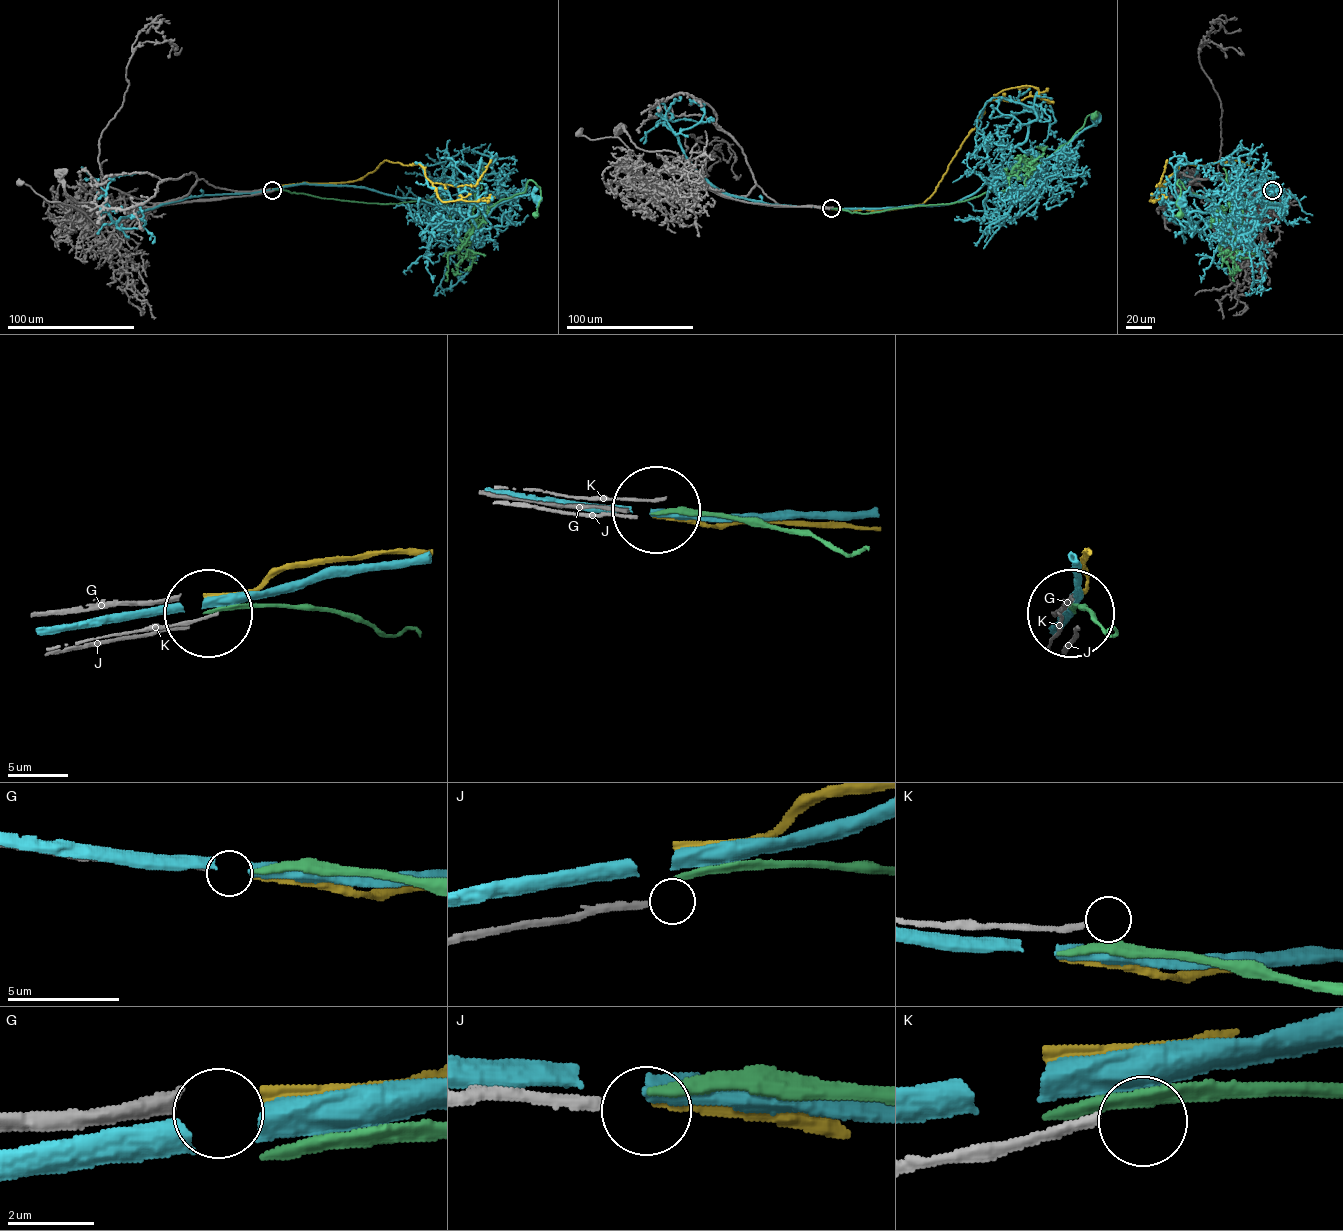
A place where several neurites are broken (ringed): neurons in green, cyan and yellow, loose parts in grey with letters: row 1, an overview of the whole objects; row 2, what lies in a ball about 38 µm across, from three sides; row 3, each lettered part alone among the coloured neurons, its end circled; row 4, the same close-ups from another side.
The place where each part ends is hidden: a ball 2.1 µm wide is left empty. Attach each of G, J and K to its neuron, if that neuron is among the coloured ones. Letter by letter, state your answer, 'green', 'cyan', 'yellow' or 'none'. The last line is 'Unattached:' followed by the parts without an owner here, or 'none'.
G: yellow
J: none
K: none
Unattached: J, K

